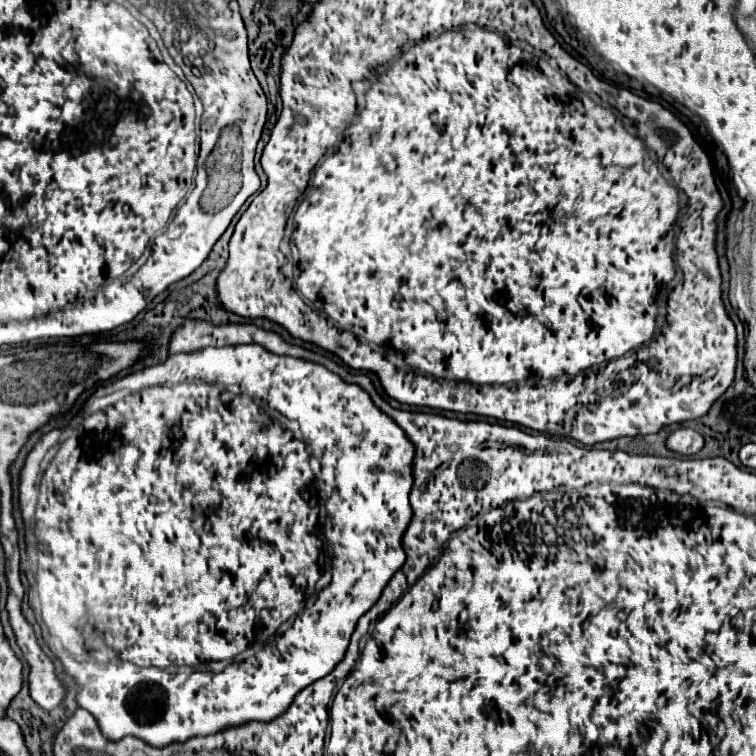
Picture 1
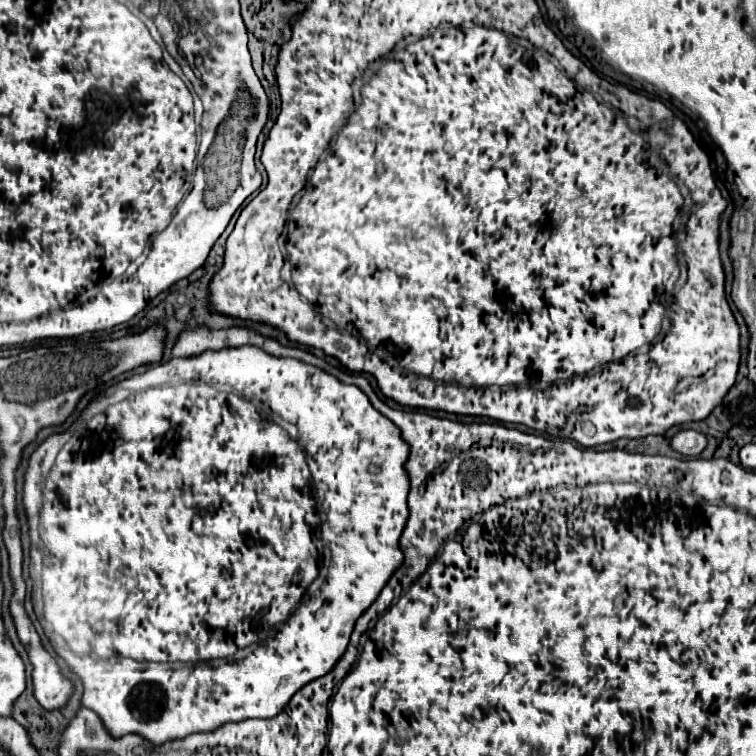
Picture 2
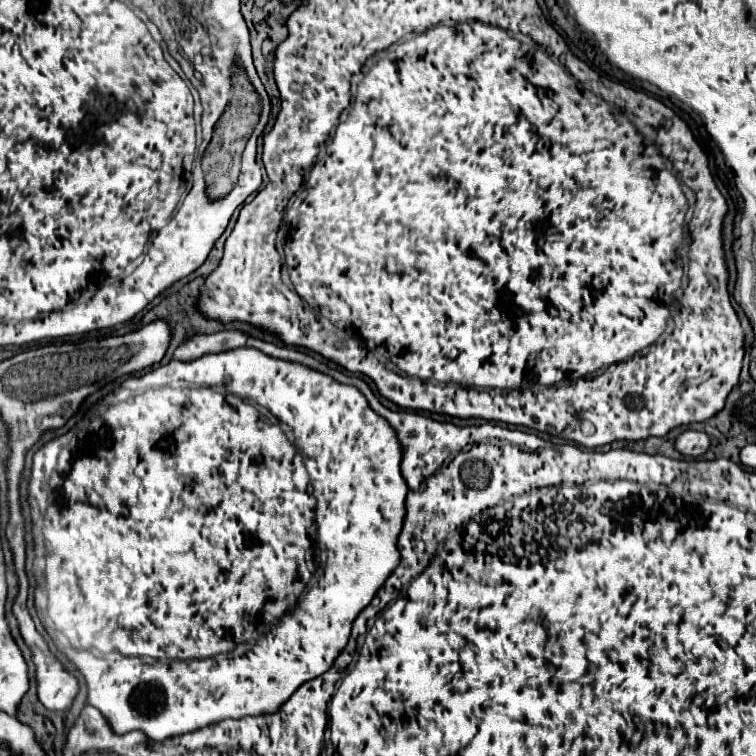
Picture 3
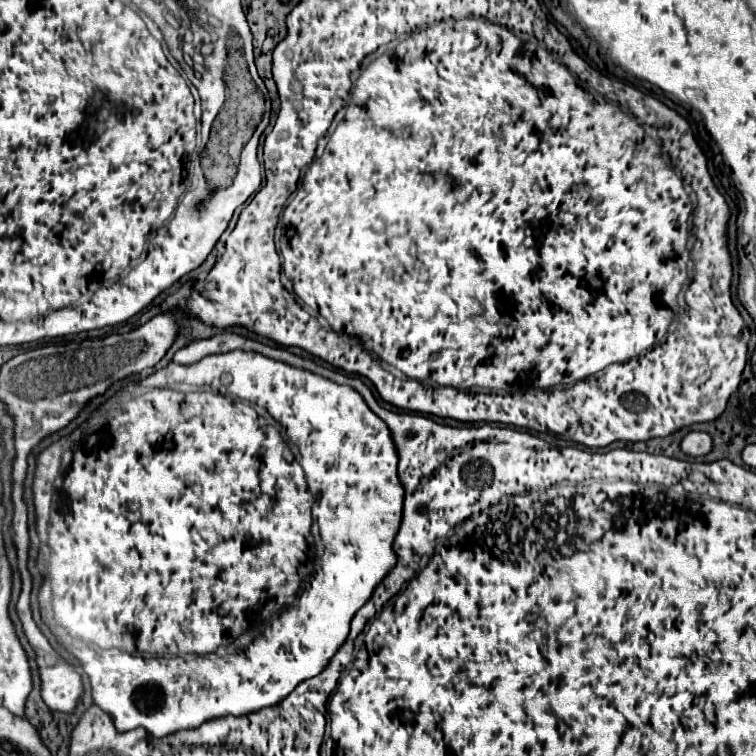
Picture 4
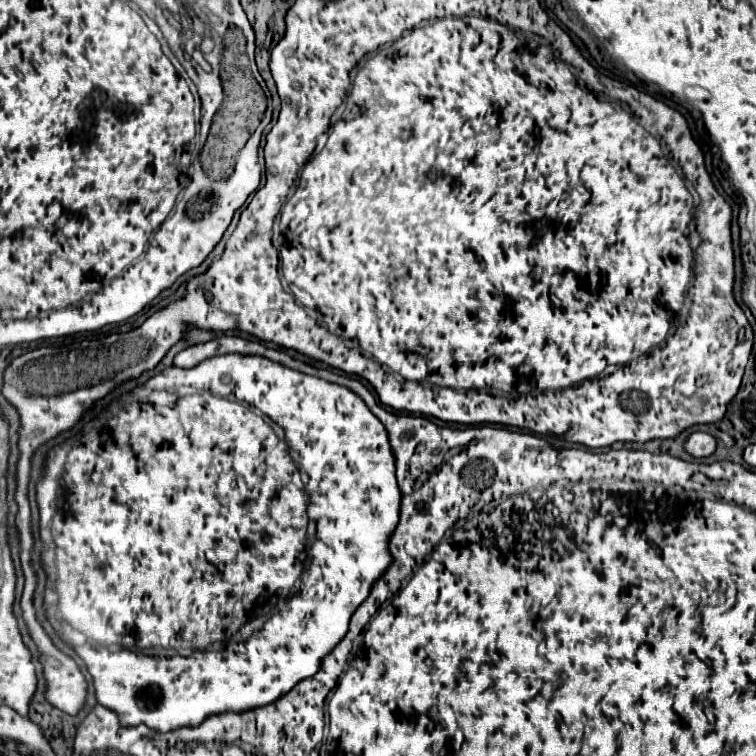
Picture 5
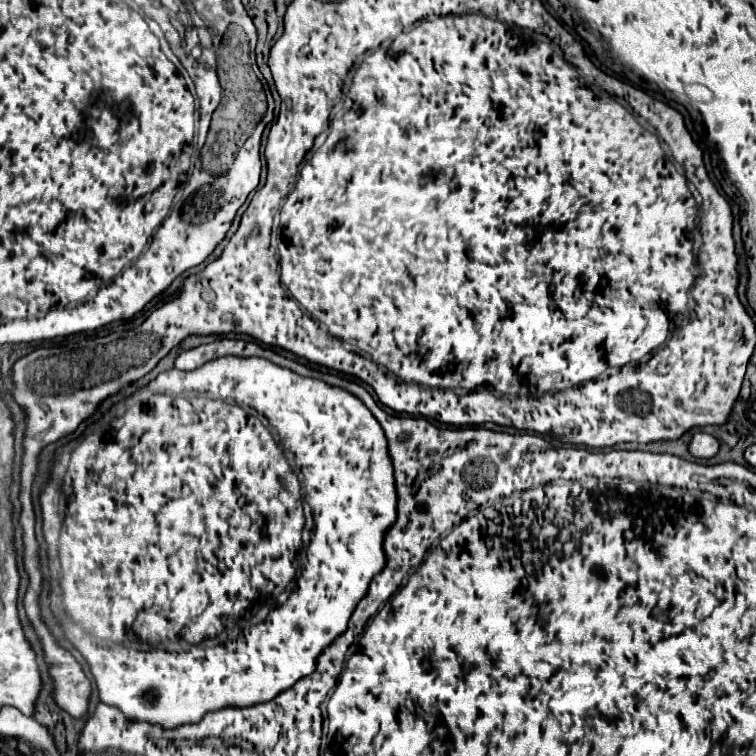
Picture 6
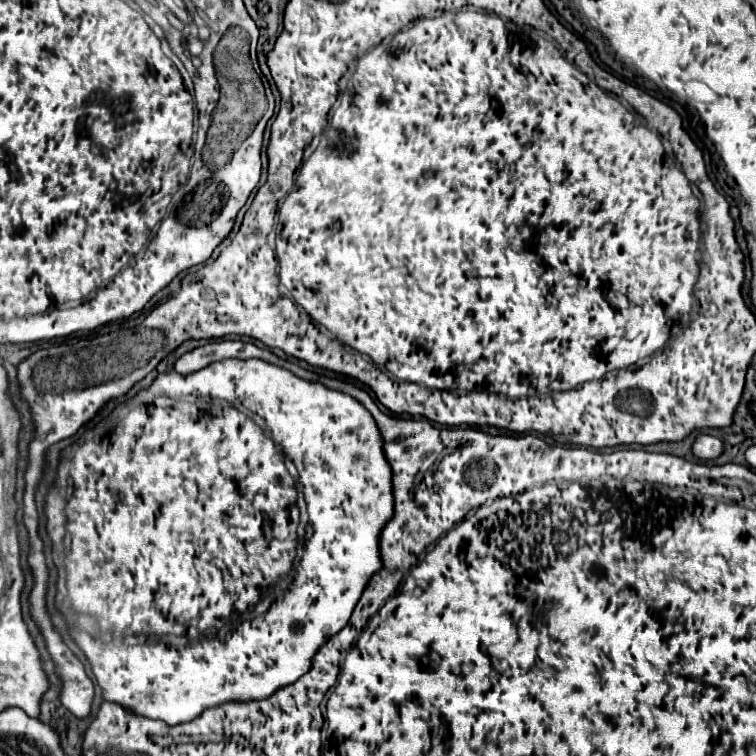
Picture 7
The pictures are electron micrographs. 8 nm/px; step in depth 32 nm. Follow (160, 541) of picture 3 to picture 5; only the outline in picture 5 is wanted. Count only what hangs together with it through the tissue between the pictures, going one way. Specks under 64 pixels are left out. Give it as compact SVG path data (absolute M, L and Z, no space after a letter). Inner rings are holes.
M238 352L228 354L228 356L212 356L212 358L204 360L202 364L198 364L198 366L192 368L192 370L166 368L166 370L160 372L158 376L150 378L150 382L146 382L144 386L138 386L138 388L134 388L131 392L125 393L111 401L107 406L107 409L108 410L104 410L100 416L96 416L92 422L88 422L88 424L72 438L72 443L66 441L58 444L58 446L54 446L52 450L48 450L48 454L46 454L46 458L44 458L44 476L36 486L37 504L40 504L40 500L44 498L44 504L42 504L42 506L46 506L46 518L50 520L50 534L48 534L48 536L50 536L50 544L46 544L46 542L44 542L44 544L47 548L46 550L52 550L53 548L51 547L53 547L54 542L54 550L56 550L56 556L54 556L56 572L54 575L48 576L44 596L44 606L48 622L60 635L62 635L62 639L75 650L76 654L82 656L82 660L84 660L84 664L86 664L86 670L90 670L92 680L94 680L96 702L98 702L100 706L104 706L104 708L116 712L116 714L118 714L118 720L120 720L120 726L132 728L132 726L136 726L136 724L144 724L144 726L148 726L150 730L154 730L154 732L158 732L158 734L164 734L164 732L172 732L172 730L176 730L176 728L200 726L208 716L216 716L218 712L248 712L248 710L252 710L252 708L262 708L264 704L276 702L280 696L284 696L288 690L292 690L300 680L314 676L314 674L322 668L324 658L326 658L326 656L334 650L334 646L340 644L340 640L346 636L346 632L348 632L348 622L350 622L350 618L352 618L352 612L356 612L356 608L368 598L368 592L372 590L372 584L388 570L388 564L392 564L392 556L388 556L388 536L392 536L392 528L396 528L396 522L400 520L400 488L398 488L398 484L396 484L396 458L392 458L392 446L388 444L388 432L386 432L384 424L380 424L380 420L368 410L368 406L364 404L364 400L360 400L360 396L354 394L354 392L352 392L350 388L346 388L346 386L338 386L338 384L326 382L326 380L322 380L322 378L318 378L318 376L308 376L308 374L304 374L304 372L296 372L296 370L292 370L292 368L284 366L284 364L276 364L276 362L272 362L272 360L264 358L264 356L240 356ZM150 390L170 390L170 392L150 392ZM198 390L200 390L200 392L198 392ZM148 392L150 392L150 394L148 394ZM176 392L180 392L180 394L176 394ZM184 392L194 392L194 394L184 396ZM212 394L216 394L216 396L212 396ZM144 396L146 396L146 398L144 398ZM138 398L144 398L144 400L138 400ZM240 402L242 402L242 404L240 404ZM244 402L248 402L248 404L260 408L260 410L262 410L264 414L268 414L280 428L284 428L284 434L286 434L284 440L286 440L286 442L274 432L272 426L268 426L268 424L264 422L262 416L254 414L254 412L250 410L250 406L244 404ZM126 414L128 414L128 418L126 418ZM288 446L290 446L292 450L298 452L298 458L296 458L296 460L298 460L298 464L300 464L300 470L302 470L304 476L306 476L306 492L310 494L310 500L308 500L308 494L304 492L304 484L302 484L302 480L300 480L300 470L298 470L298 466L294 464L294 460L290 458L290 454L288 454ZM106 472L112 472L112 480L108 478ZM63 473L64 476L62 476ZM68 476L70 476L70 482L68 482ZM59 477L60 488L64 490L64 506L57 512ZM106 482L112 482L112 484L108 486ZM108 492L110 492L110 494L108 494ZM40 496L42 496L42 498L40 498ZM308 502L310 502L312 508L314 508L314 514L316 514L314 520L316 520L316 524L318 524L318 540L316 540L316 542L310 546L310 550L308 550L310 568L308 568L308 564L306 564L308 556L306 556L306 544L304 544L306 532L308 532L308 510L306 510L306 508L308 508ZM306 570L308 570L308 572L306 572ZM300 576L302 576L302 590L292 598L292 590L296 588L296 584L300 584ZM272 596L278 598L278 608L280 608L280 612L274 612L274 614L266 620L266 624L262 626L262 630L254 632L254 636L252 636L246 644L232 644L232 646L228 646L226 650L212 650L212 644L224 642L224 638L230 638L230 636L234 636L236 632L240 632L240 626L246 624L248 620L252 620L252 618L256 616L256 606L262 604L264 600L272 600ZM302 598L304 598L304 600L302 600ZM122 648L128 648L128 650L122 650ZM168 650L170 650L174 656L166 656L165 652L168 652ZM184 650L188 650L190 654L188 654L188 656L178 656L178 652L184 652ZM114 672L118 672L118 674L114 674ZM120 672L122 672L122 674L120 674ZM110 682L116 682L116 684L110 684ZM118 682L122 682L122 684L118 684Z

